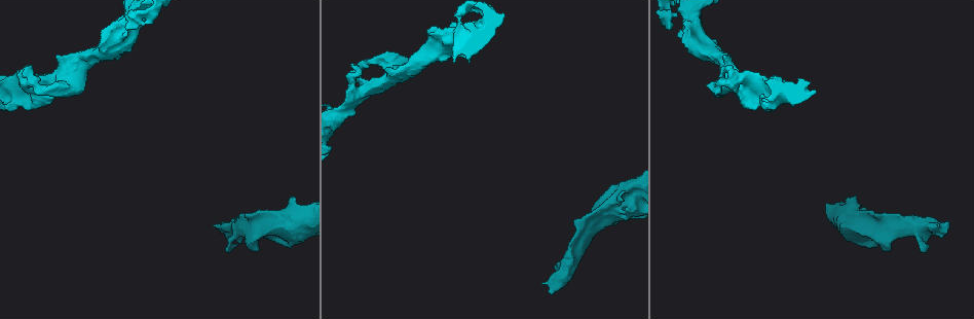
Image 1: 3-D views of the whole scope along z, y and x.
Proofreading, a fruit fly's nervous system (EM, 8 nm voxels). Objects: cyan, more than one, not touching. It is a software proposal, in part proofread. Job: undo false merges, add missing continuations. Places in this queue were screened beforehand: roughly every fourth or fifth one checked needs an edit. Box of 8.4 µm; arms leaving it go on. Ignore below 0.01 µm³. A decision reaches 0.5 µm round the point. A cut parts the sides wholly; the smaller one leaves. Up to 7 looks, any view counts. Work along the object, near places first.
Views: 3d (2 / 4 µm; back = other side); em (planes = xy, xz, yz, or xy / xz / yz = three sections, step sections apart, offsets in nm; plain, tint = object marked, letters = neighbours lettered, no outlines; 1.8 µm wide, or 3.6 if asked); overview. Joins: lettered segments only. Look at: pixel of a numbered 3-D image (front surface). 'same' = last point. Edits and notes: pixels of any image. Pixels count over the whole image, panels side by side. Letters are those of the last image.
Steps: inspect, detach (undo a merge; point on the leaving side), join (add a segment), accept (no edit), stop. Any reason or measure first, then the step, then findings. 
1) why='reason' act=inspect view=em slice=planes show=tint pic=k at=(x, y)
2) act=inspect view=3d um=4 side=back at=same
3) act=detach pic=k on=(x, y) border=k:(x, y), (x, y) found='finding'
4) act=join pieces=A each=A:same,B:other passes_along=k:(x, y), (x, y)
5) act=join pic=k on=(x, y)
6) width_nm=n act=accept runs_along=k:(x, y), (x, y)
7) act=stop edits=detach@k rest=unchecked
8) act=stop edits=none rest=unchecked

why='a fork' act=inspect view=em slice=planes show=letters pic=1 at=(359, 95)

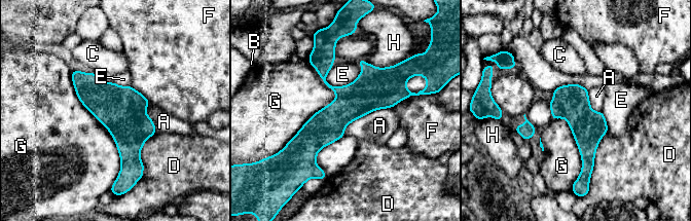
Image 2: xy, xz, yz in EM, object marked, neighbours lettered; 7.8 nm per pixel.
act=accept each=A:other,B:other,C:other,D:other,E:other,F:other,G:other,H:other border=2:(71, 71), (115, 143), (115, 181) found='one neuron here'

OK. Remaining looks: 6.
why='sudden change in width' act=inspect view=em slice=planes show=letters pic=1 at=(671, 13)

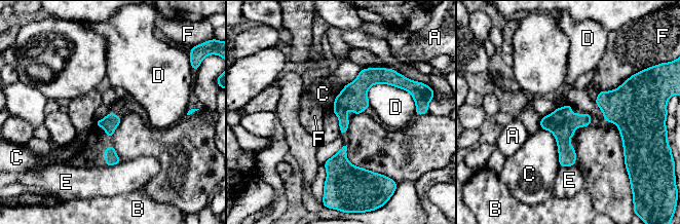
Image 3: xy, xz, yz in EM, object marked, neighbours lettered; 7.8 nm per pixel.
act=accept each=A:other,B:other,C:other,D:other,E:other,F:other found='one neuron here'

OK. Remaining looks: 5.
why='thick end' act=inspect view=3d um=2 pic=1 at=(542, 283)

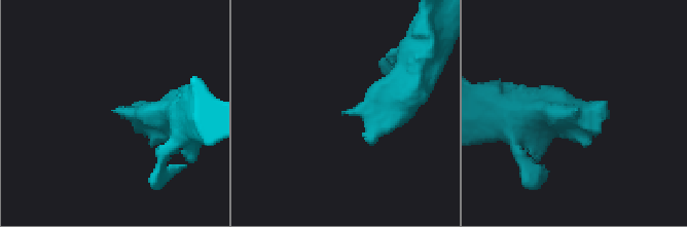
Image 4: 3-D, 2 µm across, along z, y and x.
act=inspect view=em slice=yz step=8 show=tint pic=4 at=(114, 110)

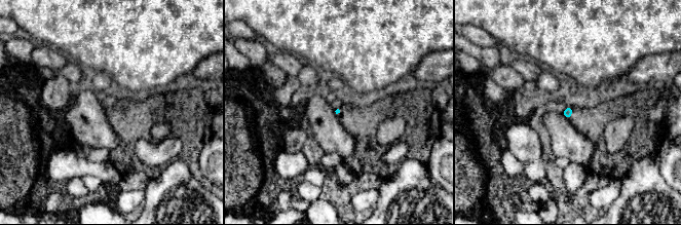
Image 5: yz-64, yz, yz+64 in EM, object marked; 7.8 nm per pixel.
why='cut it another way' act=inspect view=em slice=planes show=letters at=same

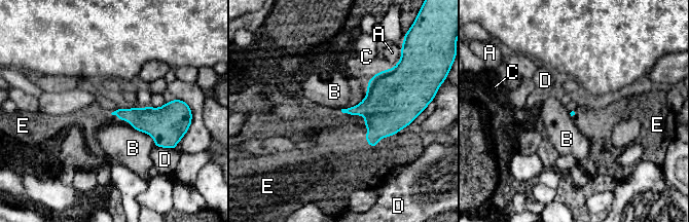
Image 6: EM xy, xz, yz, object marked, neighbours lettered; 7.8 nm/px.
act=join pieces=E each=A:other,B:other,C:other,D:other,E:same passes_along=6:(387, 111), (365, 135), (339, 153) found='it goes on there'

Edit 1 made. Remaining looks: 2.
act=stop edits=join@6 rest=unchecked

